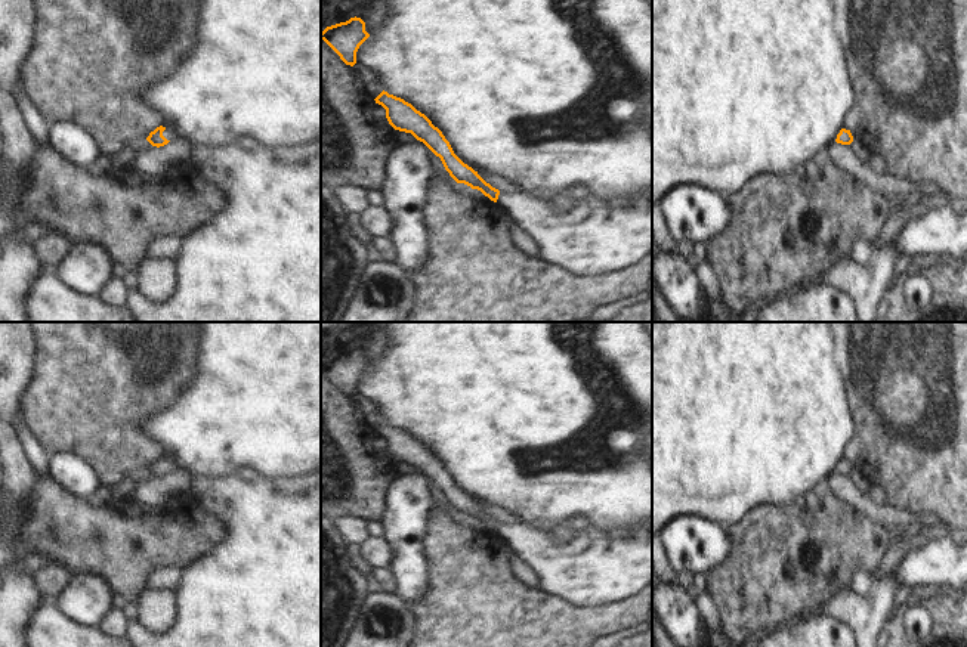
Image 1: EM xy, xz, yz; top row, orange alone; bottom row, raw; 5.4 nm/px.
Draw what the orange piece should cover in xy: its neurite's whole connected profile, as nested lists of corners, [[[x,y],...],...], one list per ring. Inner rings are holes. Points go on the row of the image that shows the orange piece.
[[[160,126],[154,131],[149,133],[146,140],[152,146],[160,148],[160,146],[167,145],[169,142],[174,142],[174,140],[180,140],[180,139],[176,136],[176,133],[173,130]]]

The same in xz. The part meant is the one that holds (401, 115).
[[[381,92],[376,103],[386,109],[389,124],[399,131],[411,133],[441,158],[445,170],[457,183],[481,191],[497,202],[512,220],[537,244],[538,259],[566,272],[593,278],[631,266],[652,251],[652,188],[631,198],[608,201],[591,195],[571,196],[566,191],[546,201],[531,194],[500,192],[486,183],[478,171],[464,164],[452,151],[449,142],[432,121],[401,97]]]

